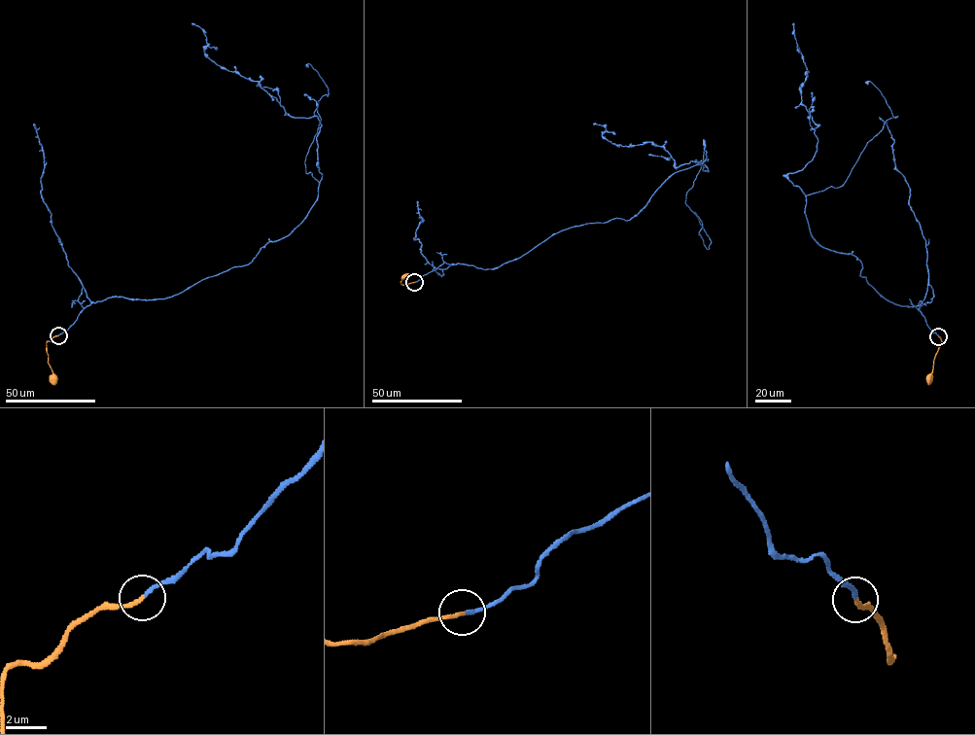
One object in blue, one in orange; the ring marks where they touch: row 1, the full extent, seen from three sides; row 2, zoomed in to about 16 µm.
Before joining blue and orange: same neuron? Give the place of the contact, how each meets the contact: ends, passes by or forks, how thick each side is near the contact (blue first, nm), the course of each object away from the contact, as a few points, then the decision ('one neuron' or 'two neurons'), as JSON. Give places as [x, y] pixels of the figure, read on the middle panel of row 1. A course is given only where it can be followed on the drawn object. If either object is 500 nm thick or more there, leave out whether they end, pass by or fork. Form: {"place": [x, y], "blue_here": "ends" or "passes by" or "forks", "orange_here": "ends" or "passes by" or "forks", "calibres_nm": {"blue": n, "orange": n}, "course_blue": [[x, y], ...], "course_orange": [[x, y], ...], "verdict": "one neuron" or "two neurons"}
{"place": [414, 282], "blue_here": "ends", "orange_here": "ends", "calibres_nm": {"blue": 160, "orange": 190}, "course_blue": [[414, 282], [631, 219], [706, 160], [704, 144], [709, 171], [593, 123]], "course_orange": [[414, 282], [401, 285], [401, 279], [406, 277]], "verdict": "one neuron"}

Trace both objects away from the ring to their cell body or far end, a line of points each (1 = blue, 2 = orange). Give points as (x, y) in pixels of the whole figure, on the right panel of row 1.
1: (938, 336), (922, 301), (889, 301), (861, 262), (810, 233), (787, 177), (813, 159), (818, 125), (793, 23)
2: (938, 336), (942, 342), (930, 378)

